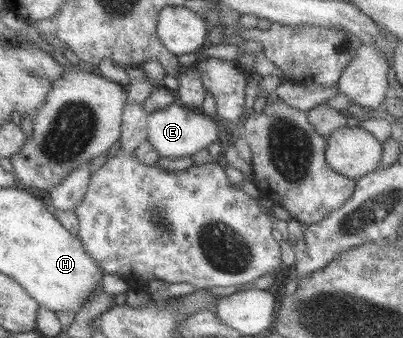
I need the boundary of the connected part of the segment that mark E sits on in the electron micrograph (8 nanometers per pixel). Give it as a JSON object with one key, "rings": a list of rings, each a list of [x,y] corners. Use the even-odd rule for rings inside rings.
{"rings":[[[179,102],[154,112],[149,115],[148,141],[159,151],[163,157],[183,158],[193,156],[205,148],[209,148],[213,142],[219,139],[219,128],[217,128],[217,117],[209,116],[202,111],[185,107]]]}

